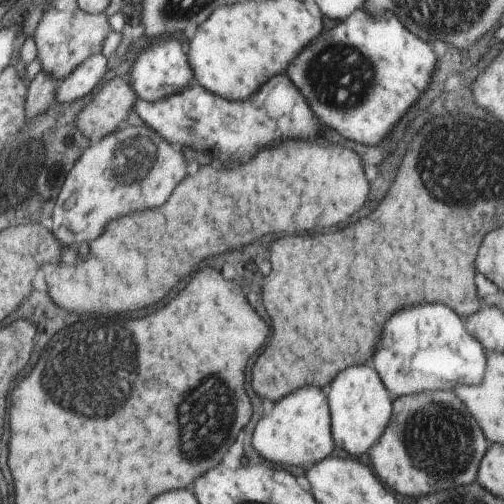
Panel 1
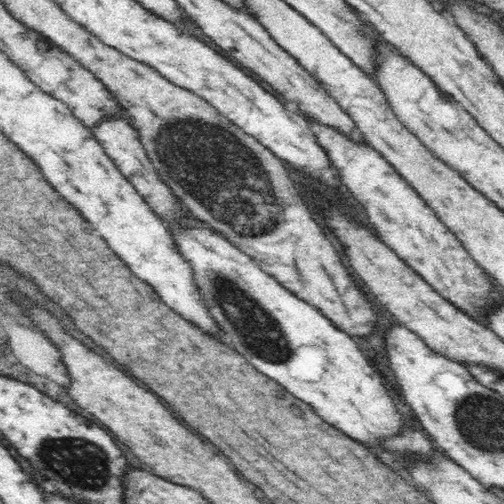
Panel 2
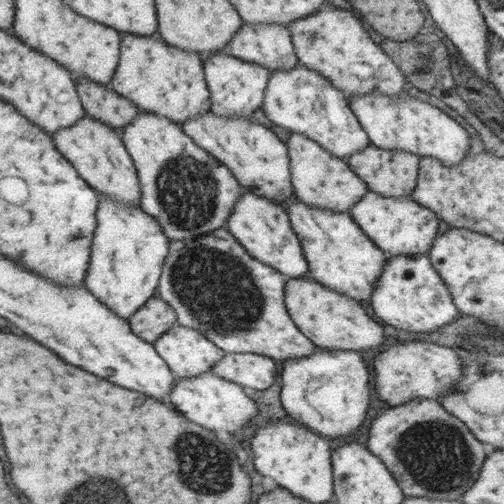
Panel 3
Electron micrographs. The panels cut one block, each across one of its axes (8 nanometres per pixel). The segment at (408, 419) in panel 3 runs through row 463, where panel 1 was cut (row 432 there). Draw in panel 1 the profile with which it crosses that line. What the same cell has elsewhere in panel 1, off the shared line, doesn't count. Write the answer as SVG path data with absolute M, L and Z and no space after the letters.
M433 390L425 396L409 394L393 398L391 420L379 442L375 442L367 454L369 462L375 464L379 478L391 486L391 490L405 496L421 496L469 484L471 478L475 478L477 464L481 464L487 448L489 442L483 428L467 410L465 402L453 390Z

